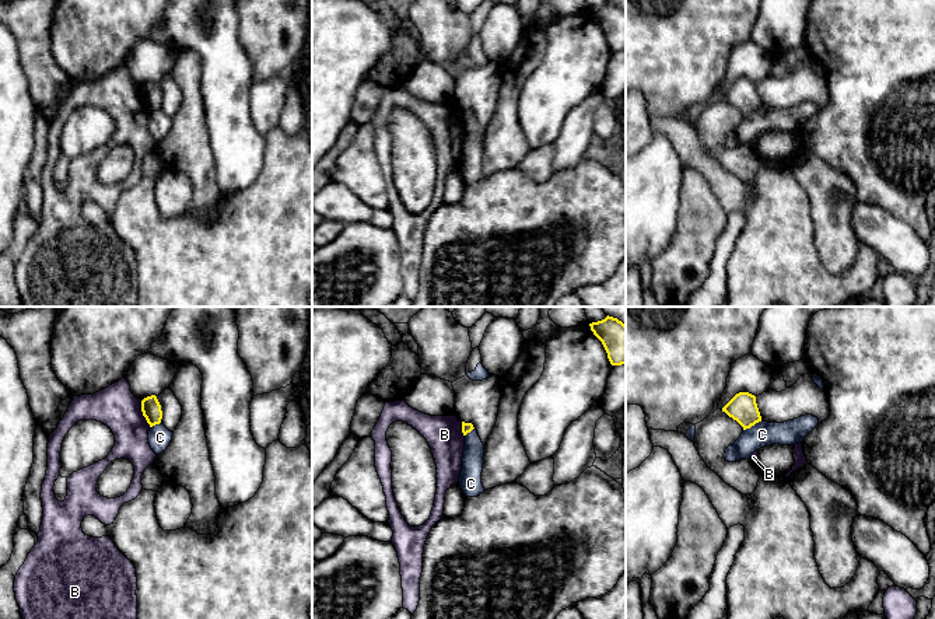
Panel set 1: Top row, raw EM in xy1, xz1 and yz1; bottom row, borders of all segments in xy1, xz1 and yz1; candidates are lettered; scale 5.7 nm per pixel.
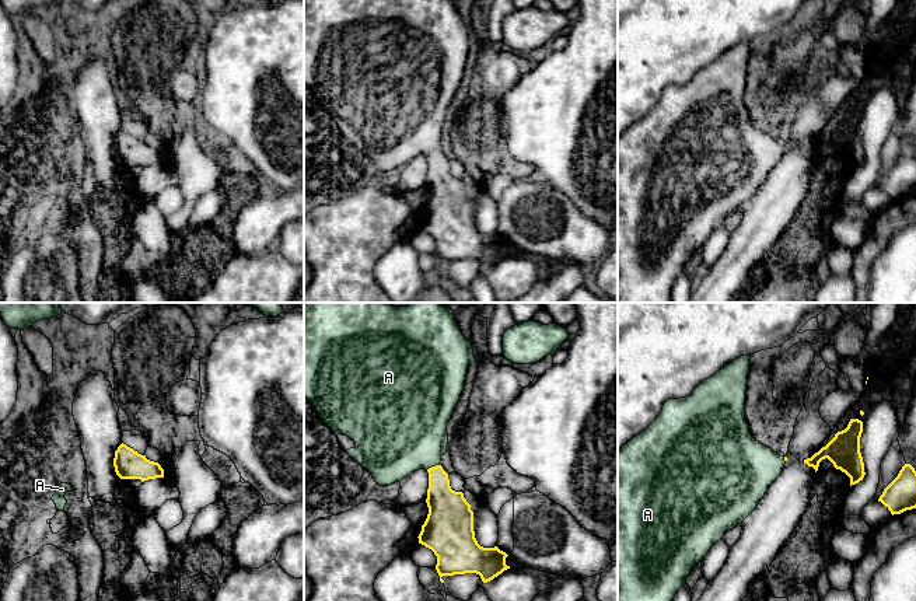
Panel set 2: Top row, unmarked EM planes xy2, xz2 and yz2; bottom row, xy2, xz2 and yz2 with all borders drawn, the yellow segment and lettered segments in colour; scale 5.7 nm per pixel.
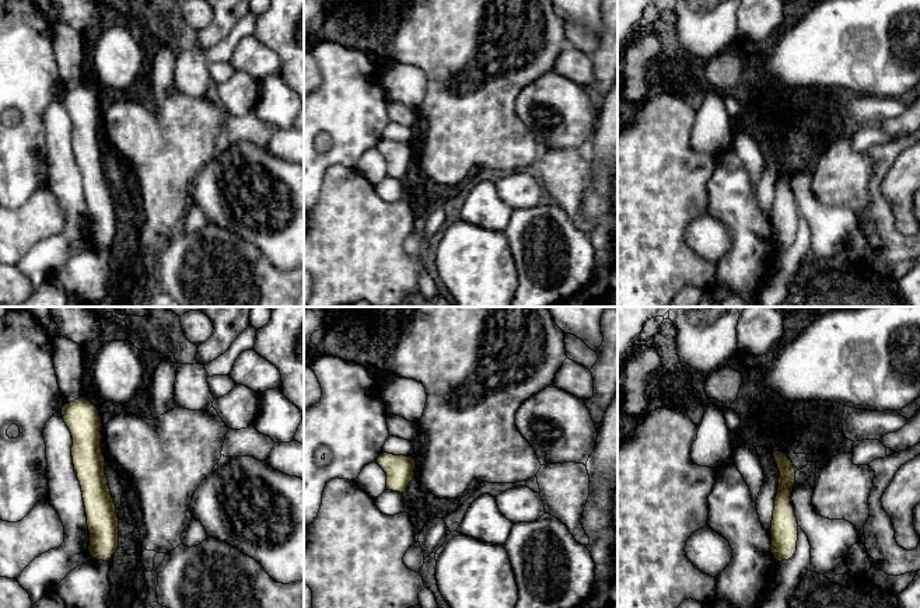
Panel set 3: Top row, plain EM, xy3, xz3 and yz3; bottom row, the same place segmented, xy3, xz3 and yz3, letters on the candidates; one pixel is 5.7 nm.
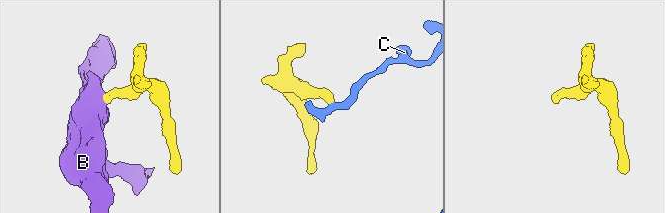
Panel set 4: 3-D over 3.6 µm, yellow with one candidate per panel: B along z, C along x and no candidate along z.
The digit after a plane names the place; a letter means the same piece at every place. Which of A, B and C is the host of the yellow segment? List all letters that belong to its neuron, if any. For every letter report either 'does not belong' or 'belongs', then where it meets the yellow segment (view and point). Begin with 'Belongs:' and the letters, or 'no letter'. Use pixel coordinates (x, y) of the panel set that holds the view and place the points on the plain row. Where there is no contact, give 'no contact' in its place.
Belongs: A
A: belongs; meets yellow in xz2 at (432, 153)
B: does not belong; meets yellow in xy1 at (143, 100)
C: does not belong; meets yellow in yz1 at (752, 111)

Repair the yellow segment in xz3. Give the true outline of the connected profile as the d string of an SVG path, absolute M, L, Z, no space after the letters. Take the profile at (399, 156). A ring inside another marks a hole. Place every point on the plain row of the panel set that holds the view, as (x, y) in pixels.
M379 140L377 150L386 160L386 175L403 179L414 165L416 146L413 143Z

